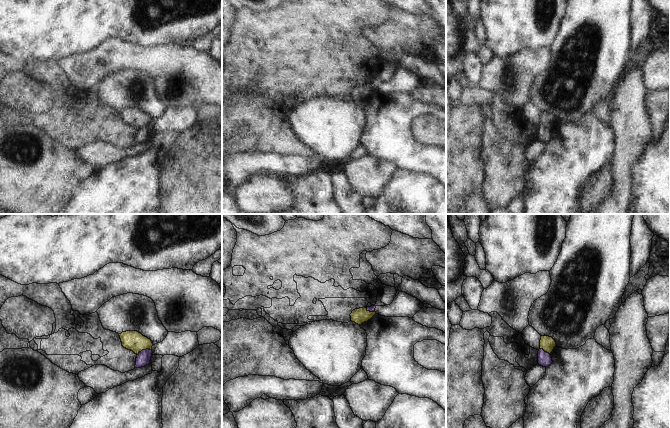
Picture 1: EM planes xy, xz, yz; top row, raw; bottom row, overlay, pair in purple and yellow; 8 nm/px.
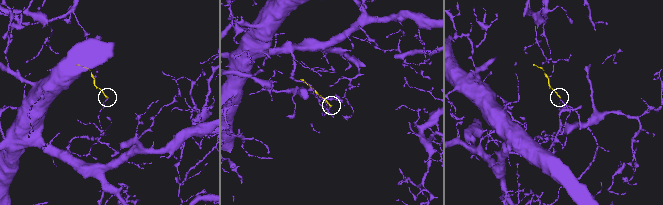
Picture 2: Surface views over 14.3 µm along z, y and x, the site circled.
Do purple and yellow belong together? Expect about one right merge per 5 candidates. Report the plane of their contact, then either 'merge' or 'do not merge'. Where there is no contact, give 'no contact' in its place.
contact in xy; do not merge

